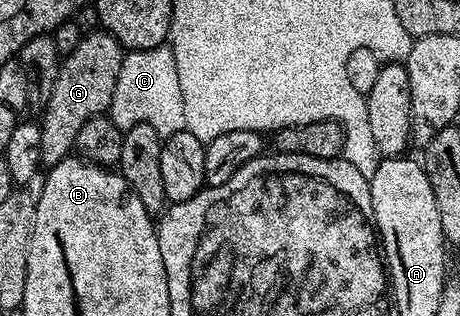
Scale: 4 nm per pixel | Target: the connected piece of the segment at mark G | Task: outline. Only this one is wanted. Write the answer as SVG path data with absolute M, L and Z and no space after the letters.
M95 31L84 36L78 47L74 47L72 54L61 60L58 79L54 79L54 91L42 111L41 117L44 118L39 118L38 121L42 131L42 155L45 166L56 165L63 157L69 156L75 150L78 131L82 131L82 127L86 127L90 119L107 114L111 110L114 87L118 83L118 71L124 62L125 52L124 46L118 43L118 39L103 31Z

